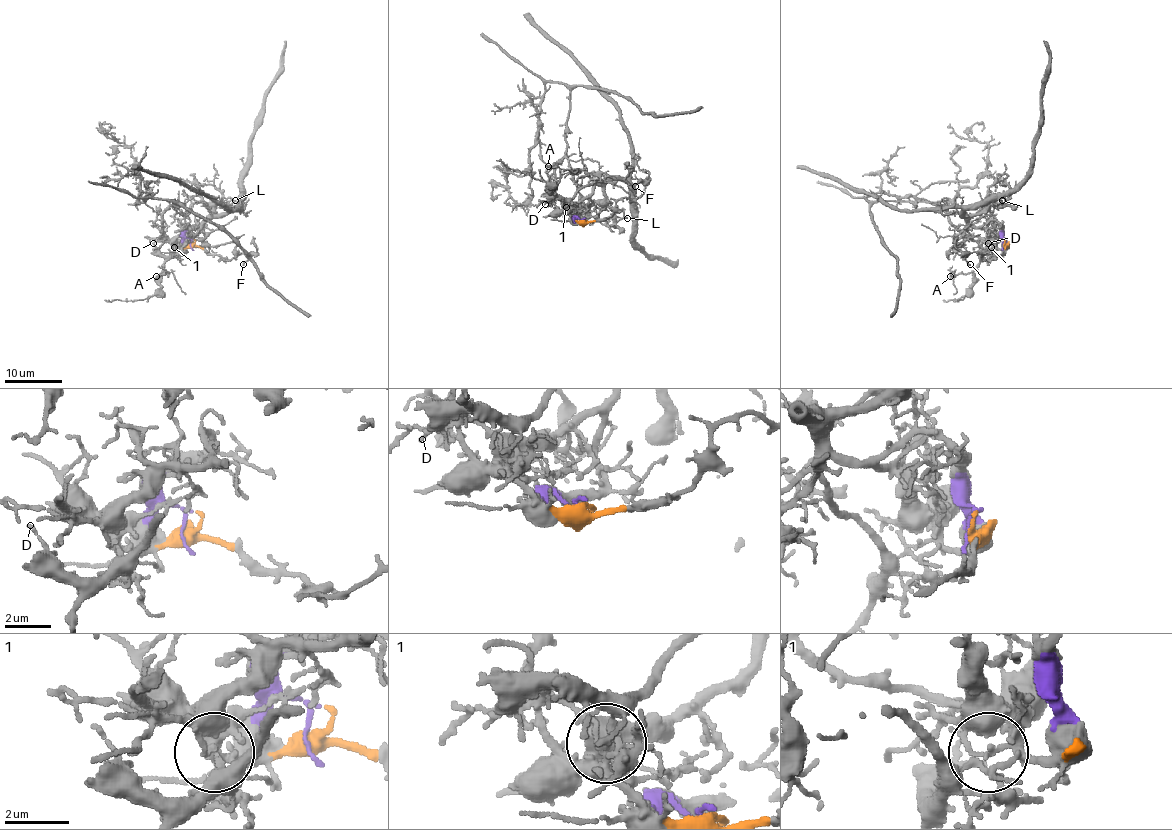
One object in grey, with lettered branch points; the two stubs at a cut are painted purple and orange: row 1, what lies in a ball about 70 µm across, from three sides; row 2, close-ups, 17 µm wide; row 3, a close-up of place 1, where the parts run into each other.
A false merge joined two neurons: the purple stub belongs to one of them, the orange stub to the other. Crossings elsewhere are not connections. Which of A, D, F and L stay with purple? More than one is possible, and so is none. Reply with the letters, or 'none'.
A, D, L

